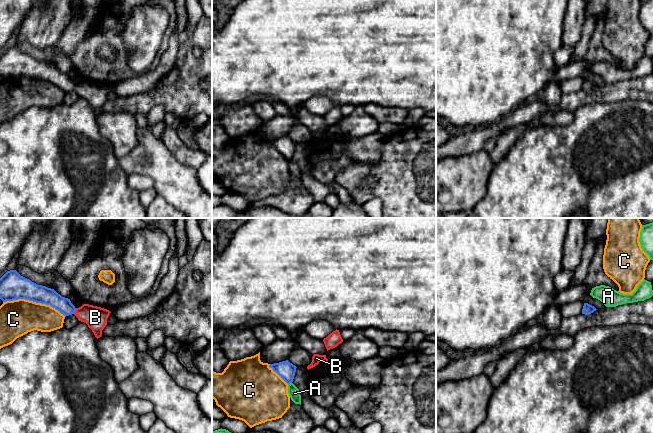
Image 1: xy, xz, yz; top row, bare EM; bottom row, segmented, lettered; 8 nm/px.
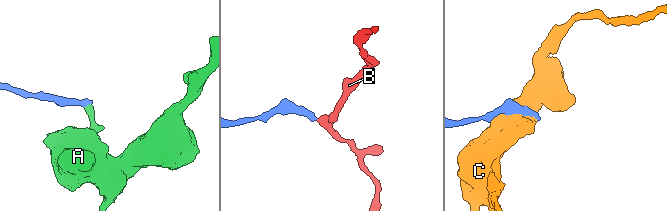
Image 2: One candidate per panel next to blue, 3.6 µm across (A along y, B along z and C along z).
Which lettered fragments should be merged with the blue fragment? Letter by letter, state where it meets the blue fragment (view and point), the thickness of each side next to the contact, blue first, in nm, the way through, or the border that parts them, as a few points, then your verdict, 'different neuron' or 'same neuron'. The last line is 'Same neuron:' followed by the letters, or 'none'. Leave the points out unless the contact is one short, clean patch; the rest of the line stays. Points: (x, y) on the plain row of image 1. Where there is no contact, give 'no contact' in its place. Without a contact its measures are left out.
A: contact xz (289, 159); calibres 140 and 90 nm; border xz (291, 158), (288, 160); different neuron
B: contact xy (75, 86); calibres 140 and 180 nm; way xy (48, 72), (66, 84), (75, 86), (95, 93); same neuron
C: contact xy (34, 77); calibres 220 and 280 nm; different neuron
Same neuron: B

